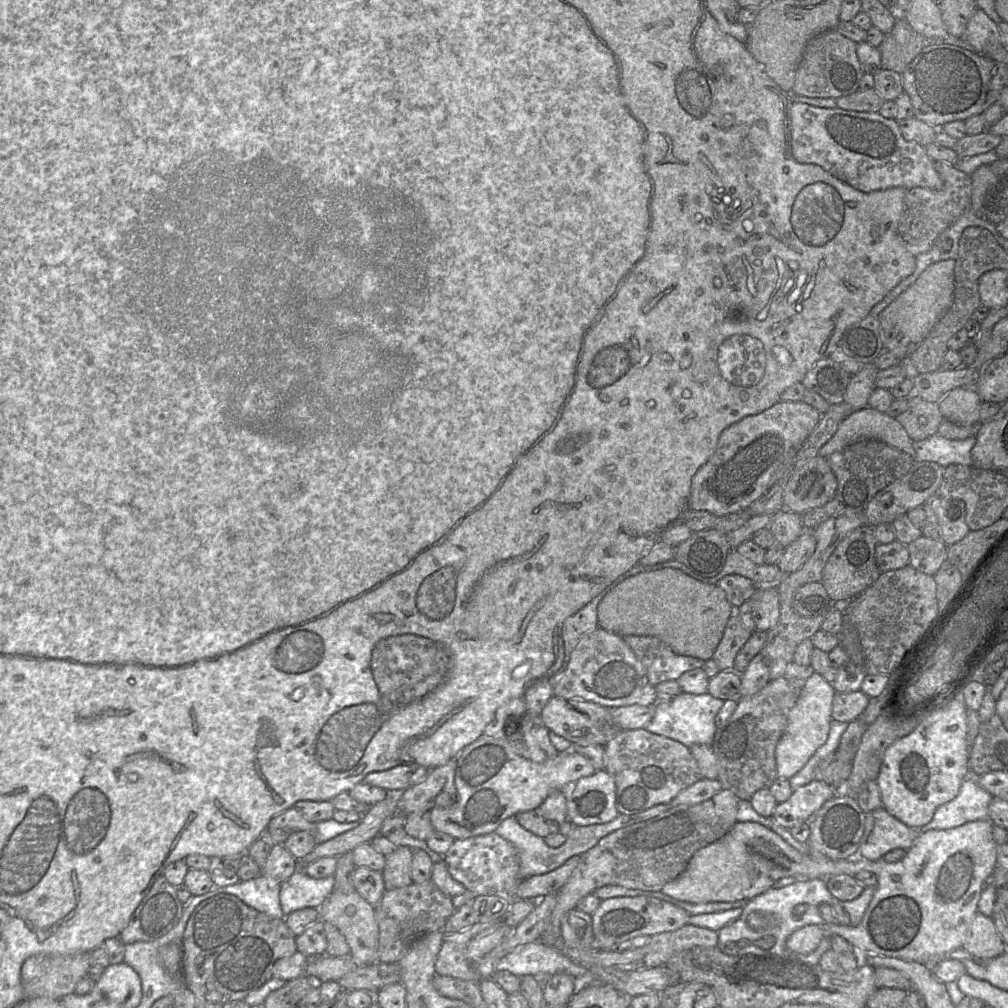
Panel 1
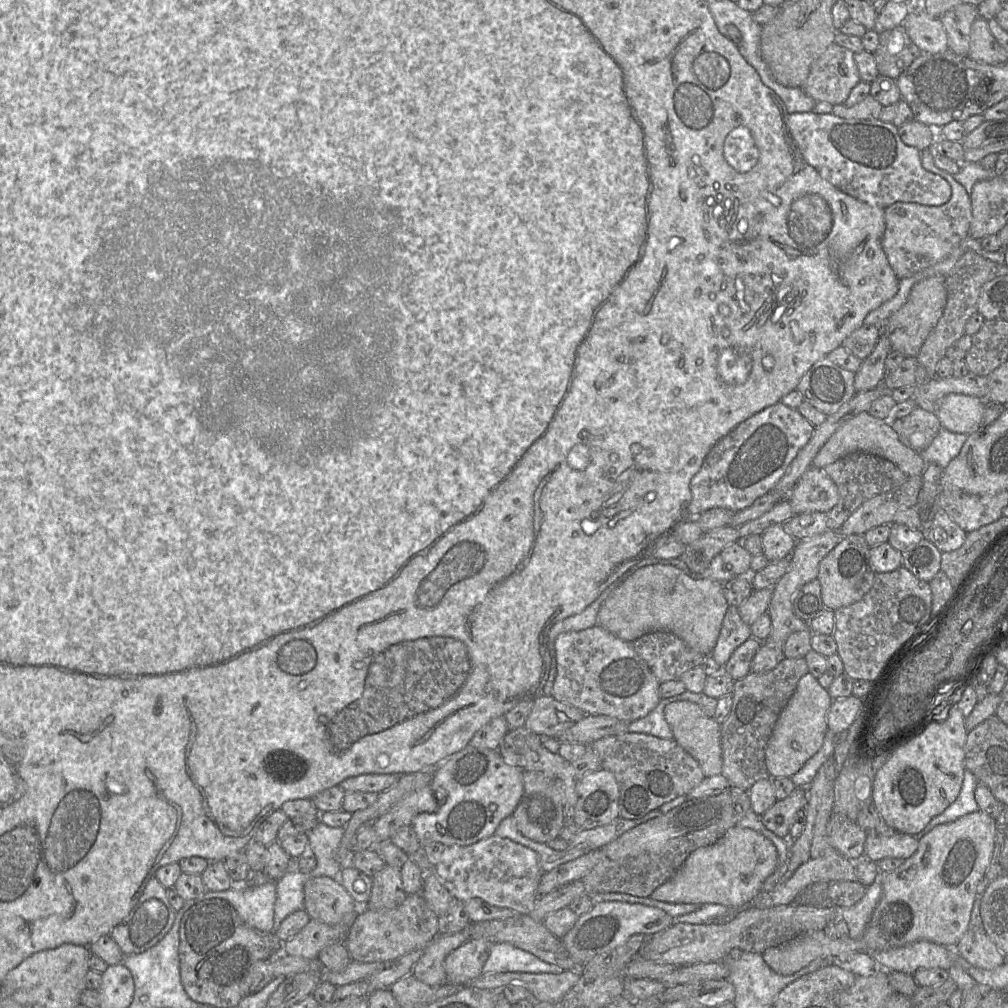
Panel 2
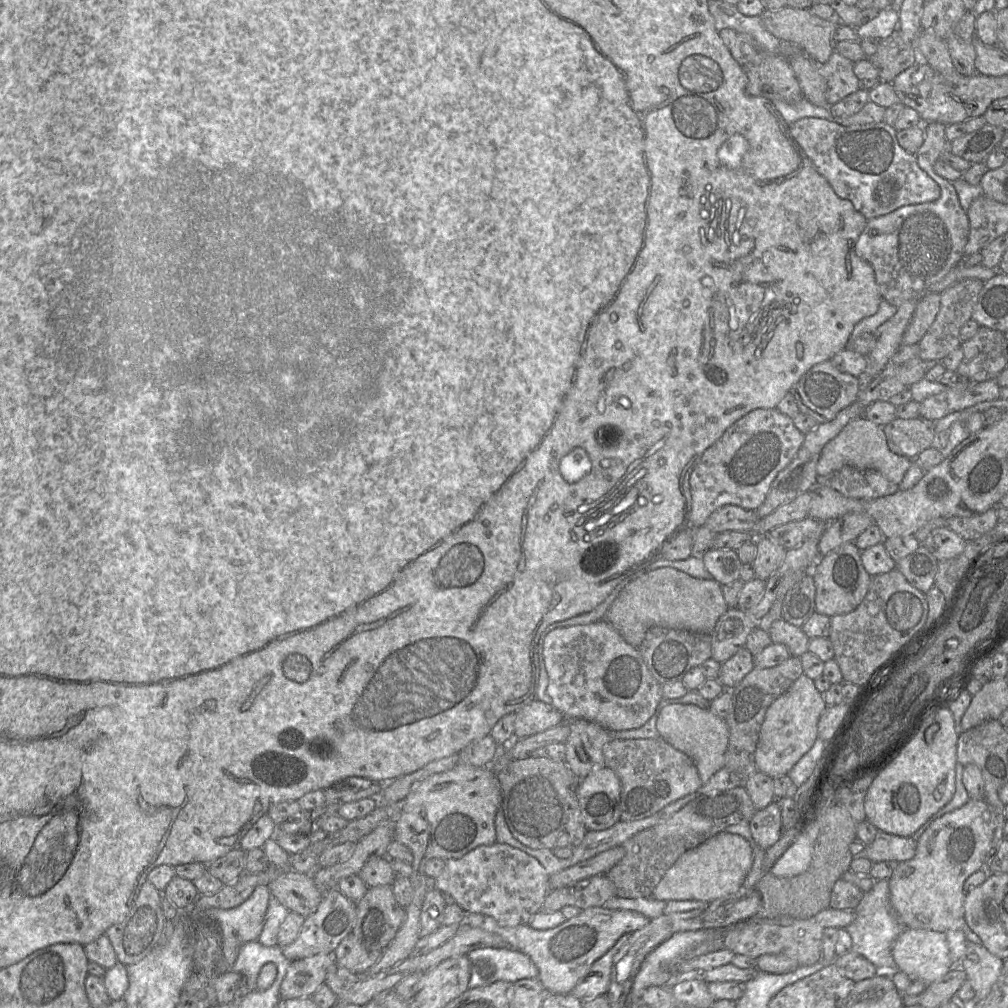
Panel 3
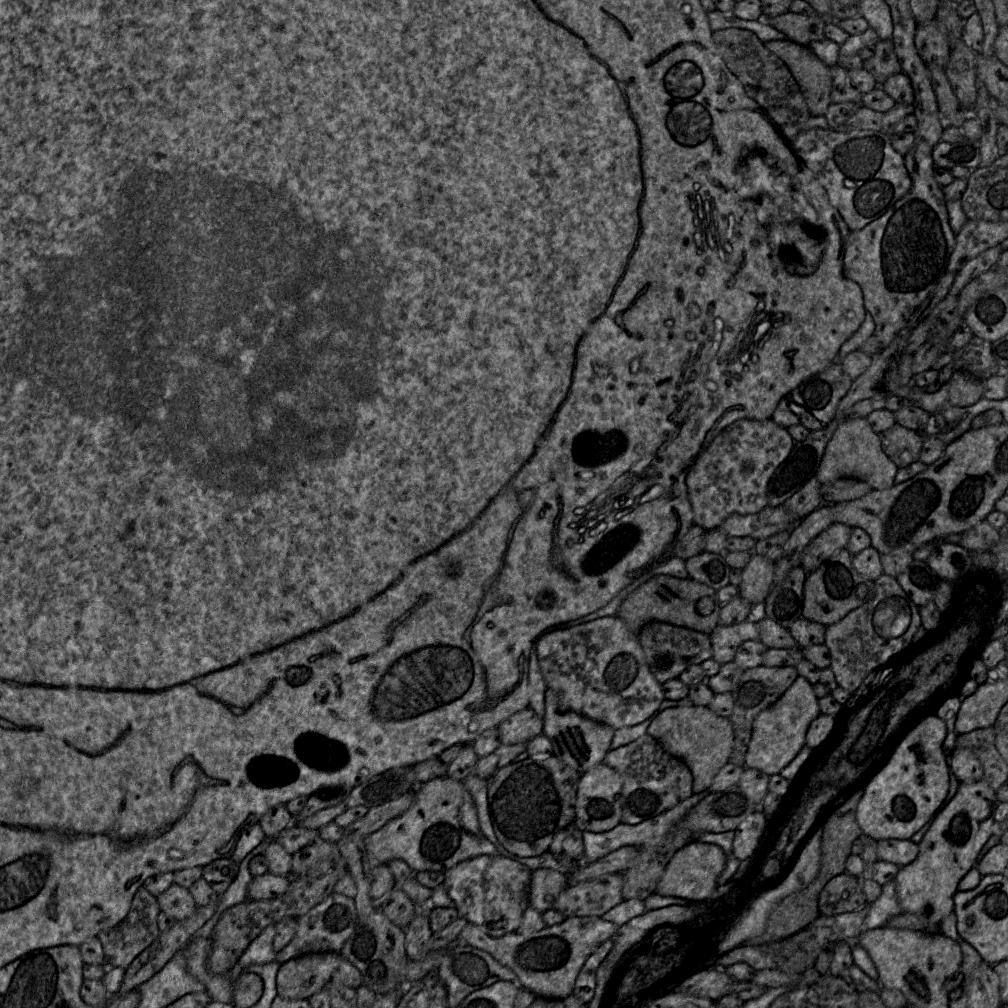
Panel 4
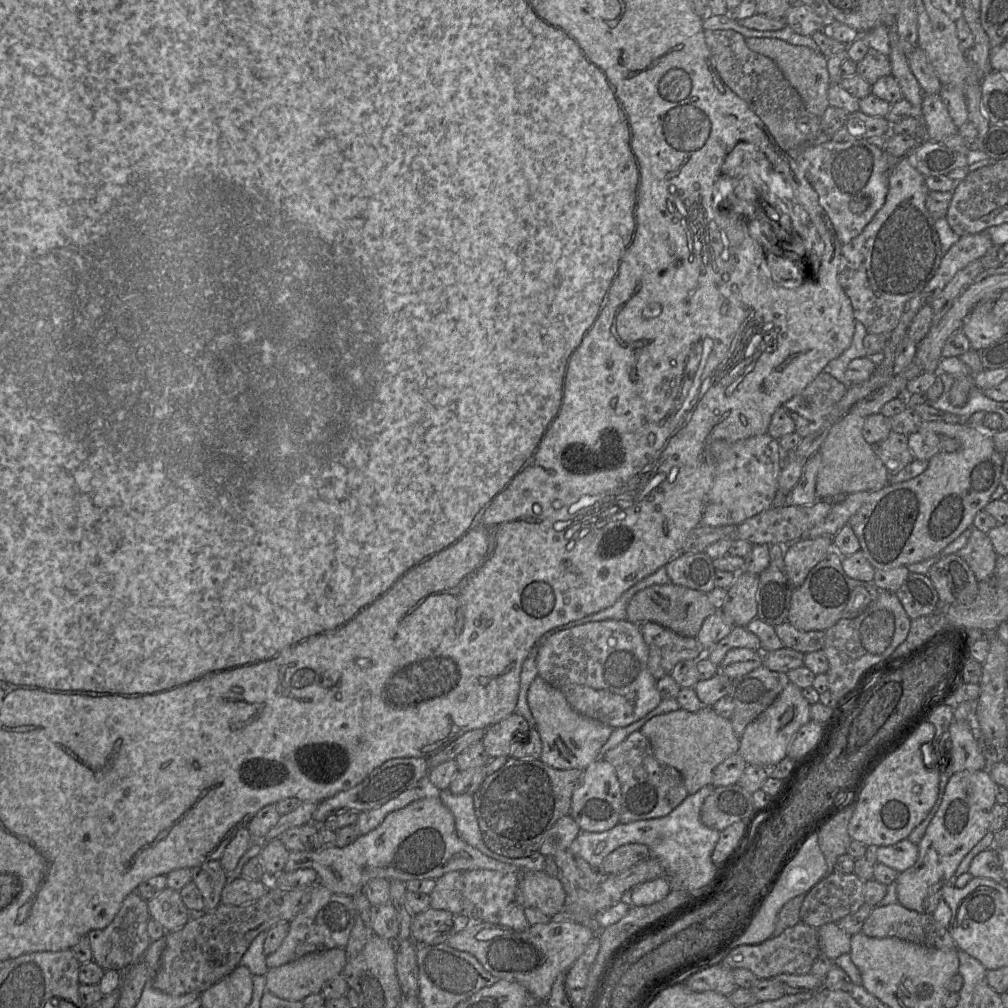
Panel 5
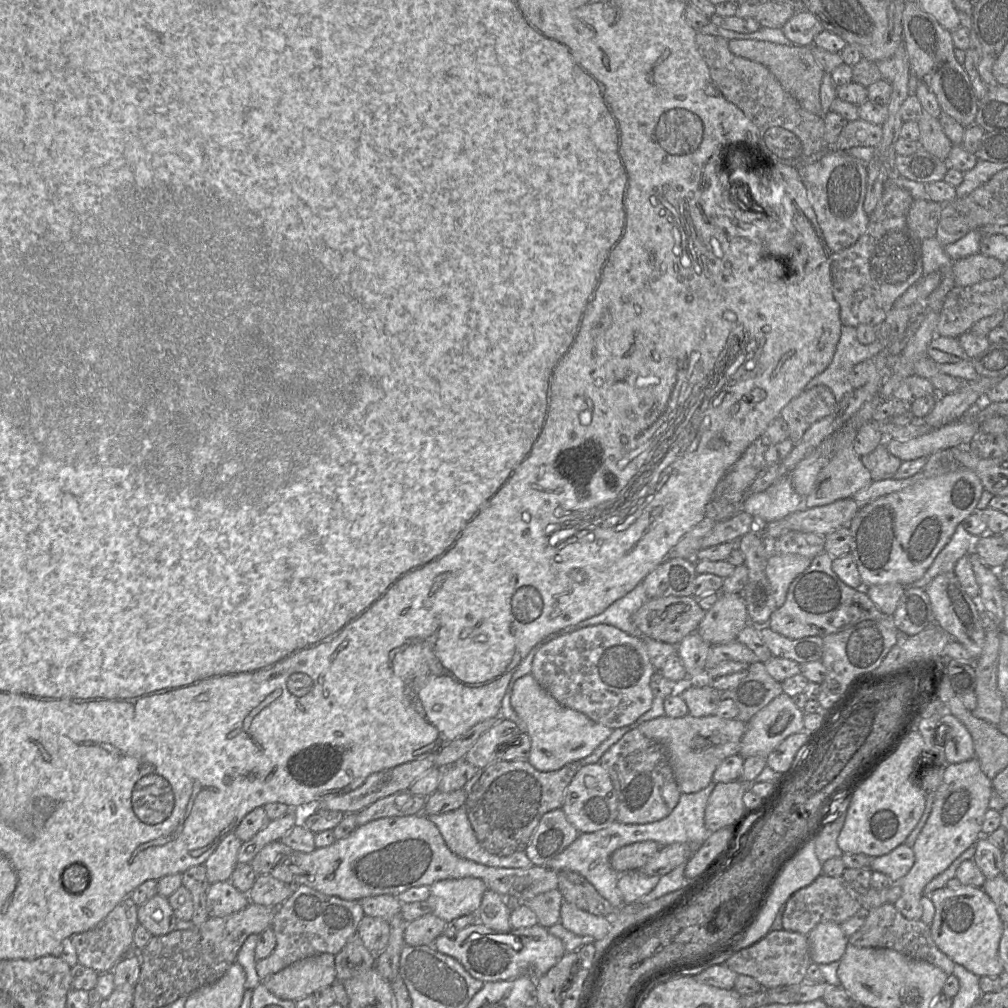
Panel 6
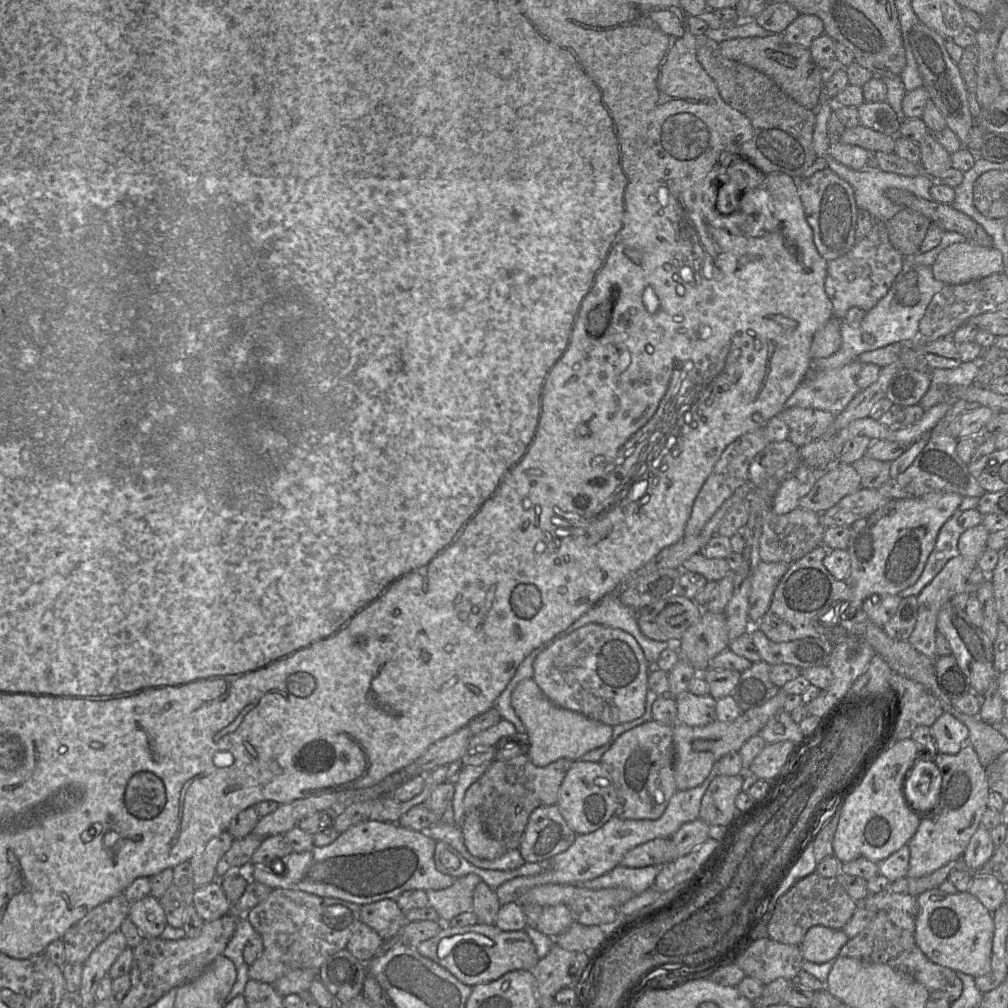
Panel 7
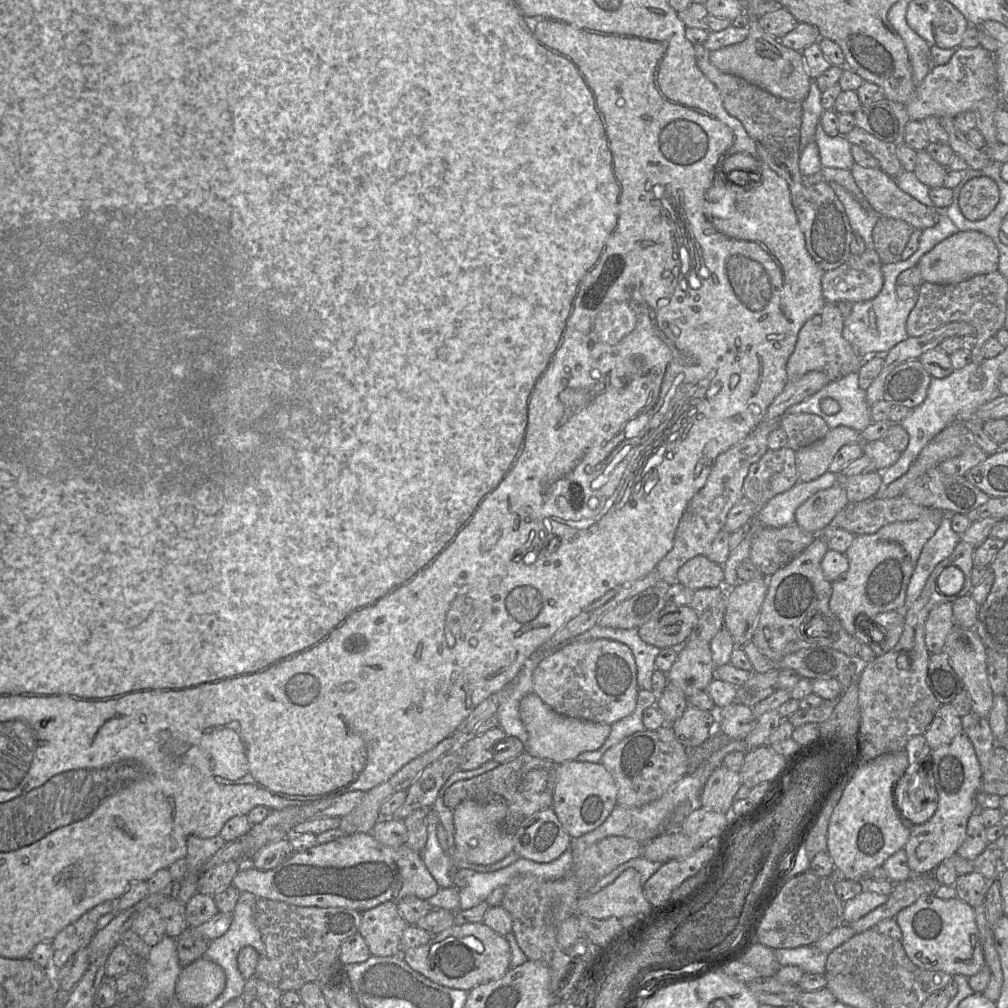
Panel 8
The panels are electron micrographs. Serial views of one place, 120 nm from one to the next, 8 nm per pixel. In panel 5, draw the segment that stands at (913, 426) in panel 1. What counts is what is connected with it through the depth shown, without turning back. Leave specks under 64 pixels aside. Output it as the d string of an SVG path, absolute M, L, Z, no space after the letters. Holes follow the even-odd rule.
M891 431L886 439L873 446L889 476L897 474L914 460L906 434Z

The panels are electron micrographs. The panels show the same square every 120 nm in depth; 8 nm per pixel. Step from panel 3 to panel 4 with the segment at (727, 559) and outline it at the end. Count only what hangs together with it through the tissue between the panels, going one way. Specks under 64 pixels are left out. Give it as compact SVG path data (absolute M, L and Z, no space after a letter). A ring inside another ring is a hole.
M702 553L685 560L689 578L718 591L729 584L730 568L724 554Z

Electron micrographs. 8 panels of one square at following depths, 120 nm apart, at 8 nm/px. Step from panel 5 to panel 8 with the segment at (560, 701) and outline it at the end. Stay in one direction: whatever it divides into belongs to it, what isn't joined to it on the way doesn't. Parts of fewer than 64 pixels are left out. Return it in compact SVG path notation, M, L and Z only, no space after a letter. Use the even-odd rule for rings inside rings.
M535 692L522 698L519 710L529 734L525 750L533 756L558 764L575 760L583 752L600 748L611 731L609 724L566 716L554 711Z

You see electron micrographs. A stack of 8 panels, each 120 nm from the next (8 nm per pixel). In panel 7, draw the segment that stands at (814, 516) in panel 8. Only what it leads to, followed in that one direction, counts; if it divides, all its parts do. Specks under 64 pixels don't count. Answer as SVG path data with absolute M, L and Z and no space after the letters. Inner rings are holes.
M835 463L799 500L798 507L821 513L861 487L860 476L851 464Z

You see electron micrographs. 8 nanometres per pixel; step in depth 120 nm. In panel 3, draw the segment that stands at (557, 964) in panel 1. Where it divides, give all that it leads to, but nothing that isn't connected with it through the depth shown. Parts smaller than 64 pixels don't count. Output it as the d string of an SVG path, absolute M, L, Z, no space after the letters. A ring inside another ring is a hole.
M478 948L468 952L469 988L486 986L496 981L514 983L536 978L539 971L526 954L512 948Z

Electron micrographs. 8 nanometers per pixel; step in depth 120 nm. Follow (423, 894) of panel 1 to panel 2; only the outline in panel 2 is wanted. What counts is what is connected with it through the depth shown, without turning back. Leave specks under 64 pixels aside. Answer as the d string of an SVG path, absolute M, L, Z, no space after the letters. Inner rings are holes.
M422 893L409 894L396 908L365 909L359 913L348 930L344 944L353 961L390 963L413 950L425 948L439 935L438 919L439 916L427 906Z

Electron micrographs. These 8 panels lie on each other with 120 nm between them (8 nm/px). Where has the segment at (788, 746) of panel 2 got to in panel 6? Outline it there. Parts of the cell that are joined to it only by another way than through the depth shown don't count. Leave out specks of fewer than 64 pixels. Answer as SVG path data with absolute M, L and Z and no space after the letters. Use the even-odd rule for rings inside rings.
M781 693L747 723L746 731L740 741L739 754L743 759L750 756L766 757L788 736L804 730L804 715L802 709L793 703L790 696Z

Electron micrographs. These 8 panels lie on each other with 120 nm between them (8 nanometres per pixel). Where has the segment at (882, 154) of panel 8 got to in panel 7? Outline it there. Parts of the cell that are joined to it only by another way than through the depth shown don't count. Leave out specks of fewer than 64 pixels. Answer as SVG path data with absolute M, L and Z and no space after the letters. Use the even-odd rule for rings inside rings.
M858 124L852 128L846 128L840 141L845 144L857 145L874 152L893 153L896 136L885 135Z

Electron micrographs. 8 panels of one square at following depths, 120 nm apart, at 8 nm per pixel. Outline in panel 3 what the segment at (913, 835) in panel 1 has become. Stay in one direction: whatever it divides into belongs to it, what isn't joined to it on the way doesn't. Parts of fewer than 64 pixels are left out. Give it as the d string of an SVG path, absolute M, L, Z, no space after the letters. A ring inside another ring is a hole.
M878 831L873 842L865 846L864 855L873 863L882 861L904 862L916 854L917 842L911 837L902 837Z

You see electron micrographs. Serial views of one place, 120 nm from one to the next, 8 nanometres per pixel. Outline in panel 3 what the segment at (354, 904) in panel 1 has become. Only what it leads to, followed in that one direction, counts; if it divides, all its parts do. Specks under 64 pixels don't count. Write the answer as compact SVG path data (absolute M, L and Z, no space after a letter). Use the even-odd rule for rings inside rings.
M292 869L285 871L268 887L272 898L289 912L293 911L305 918L316 910L324 896L311 874L301 874Z

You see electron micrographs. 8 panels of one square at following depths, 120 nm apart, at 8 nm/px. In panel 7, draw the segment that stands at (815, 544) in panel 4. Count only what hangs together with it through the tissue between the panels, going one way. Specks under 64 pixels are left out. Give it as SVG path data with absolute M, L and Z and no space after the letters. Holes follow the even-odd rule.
M761 561L753 574L749 595L749 620L756 626L771 604L774 591L791 563Z

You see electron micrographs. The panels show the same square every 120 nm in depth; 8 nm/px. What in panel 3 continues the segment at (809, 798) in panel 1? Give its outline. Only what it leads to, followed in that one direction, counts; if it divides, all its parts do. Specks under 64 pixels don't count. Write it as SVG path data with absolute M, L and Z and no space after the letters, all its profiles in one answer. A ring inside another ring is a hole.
M776 801L756 810L749 823L754 842L764 850L774 845L782 834L781 811Z

